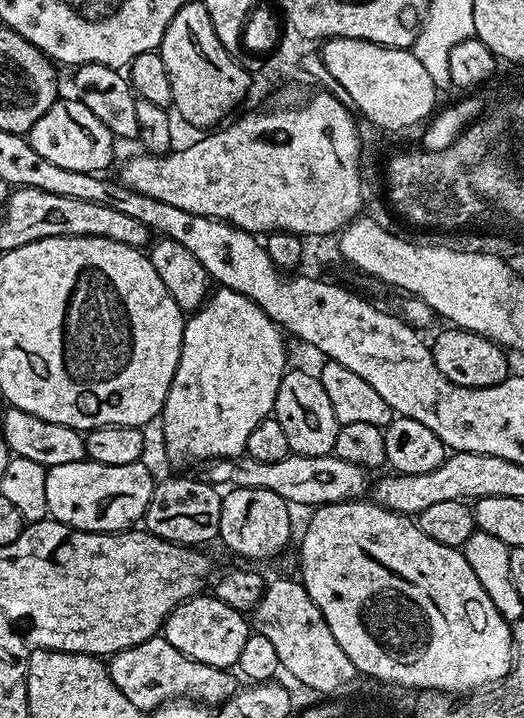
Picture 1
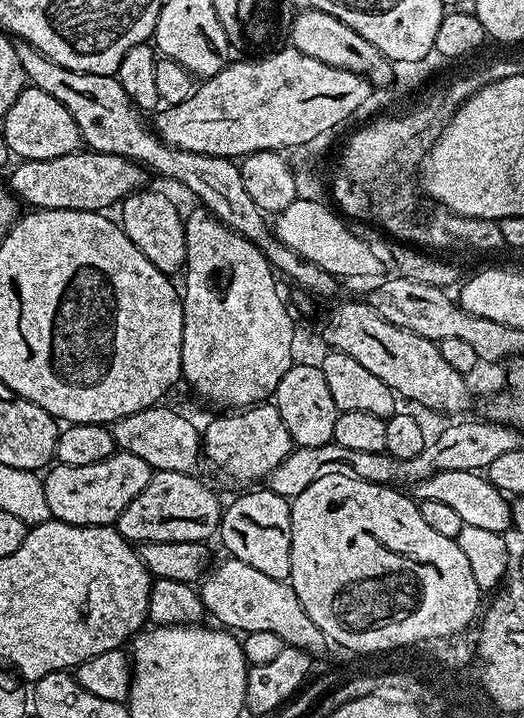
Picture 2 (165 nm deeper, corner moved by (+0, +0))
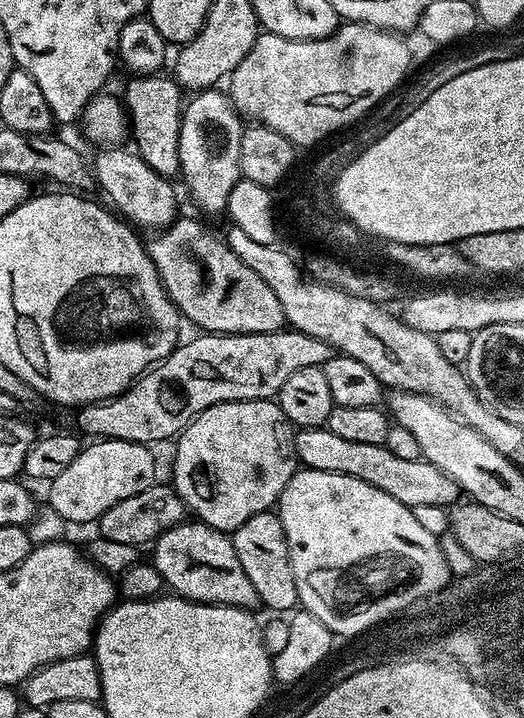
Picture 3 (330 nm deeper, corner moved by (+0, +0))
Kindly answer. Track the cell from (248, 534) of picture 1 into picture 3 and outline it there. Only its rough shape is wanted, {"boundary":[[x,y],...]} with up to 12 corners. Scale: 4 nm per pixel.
{"boundary":[[272,510],[231,537],[260,604],[291,613],[298,586]]}

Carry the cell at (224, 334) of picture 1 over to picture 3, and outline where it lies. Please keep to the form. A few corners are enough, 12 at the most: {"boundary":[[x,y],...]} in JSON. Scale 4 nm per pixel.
{"boundary":[[223,91],[183,105],[179,175],[204,212],[242,178],[245,125]]}

